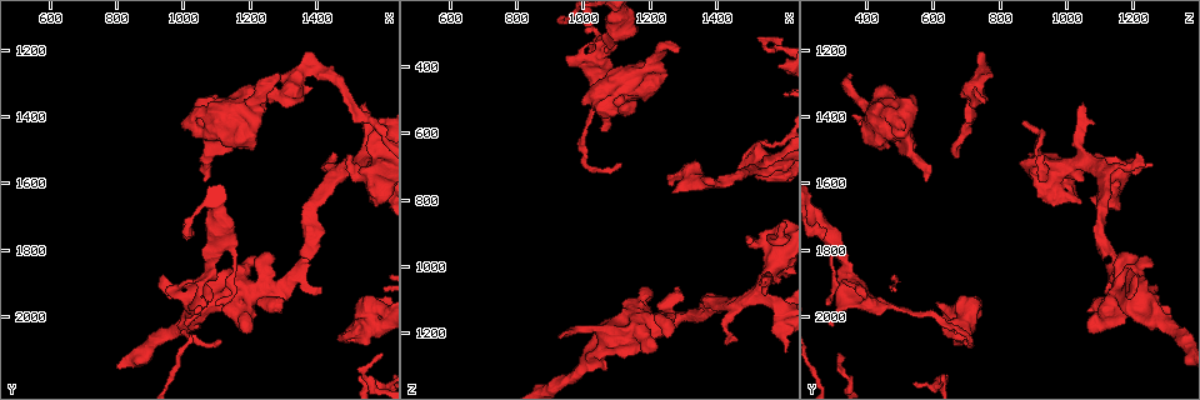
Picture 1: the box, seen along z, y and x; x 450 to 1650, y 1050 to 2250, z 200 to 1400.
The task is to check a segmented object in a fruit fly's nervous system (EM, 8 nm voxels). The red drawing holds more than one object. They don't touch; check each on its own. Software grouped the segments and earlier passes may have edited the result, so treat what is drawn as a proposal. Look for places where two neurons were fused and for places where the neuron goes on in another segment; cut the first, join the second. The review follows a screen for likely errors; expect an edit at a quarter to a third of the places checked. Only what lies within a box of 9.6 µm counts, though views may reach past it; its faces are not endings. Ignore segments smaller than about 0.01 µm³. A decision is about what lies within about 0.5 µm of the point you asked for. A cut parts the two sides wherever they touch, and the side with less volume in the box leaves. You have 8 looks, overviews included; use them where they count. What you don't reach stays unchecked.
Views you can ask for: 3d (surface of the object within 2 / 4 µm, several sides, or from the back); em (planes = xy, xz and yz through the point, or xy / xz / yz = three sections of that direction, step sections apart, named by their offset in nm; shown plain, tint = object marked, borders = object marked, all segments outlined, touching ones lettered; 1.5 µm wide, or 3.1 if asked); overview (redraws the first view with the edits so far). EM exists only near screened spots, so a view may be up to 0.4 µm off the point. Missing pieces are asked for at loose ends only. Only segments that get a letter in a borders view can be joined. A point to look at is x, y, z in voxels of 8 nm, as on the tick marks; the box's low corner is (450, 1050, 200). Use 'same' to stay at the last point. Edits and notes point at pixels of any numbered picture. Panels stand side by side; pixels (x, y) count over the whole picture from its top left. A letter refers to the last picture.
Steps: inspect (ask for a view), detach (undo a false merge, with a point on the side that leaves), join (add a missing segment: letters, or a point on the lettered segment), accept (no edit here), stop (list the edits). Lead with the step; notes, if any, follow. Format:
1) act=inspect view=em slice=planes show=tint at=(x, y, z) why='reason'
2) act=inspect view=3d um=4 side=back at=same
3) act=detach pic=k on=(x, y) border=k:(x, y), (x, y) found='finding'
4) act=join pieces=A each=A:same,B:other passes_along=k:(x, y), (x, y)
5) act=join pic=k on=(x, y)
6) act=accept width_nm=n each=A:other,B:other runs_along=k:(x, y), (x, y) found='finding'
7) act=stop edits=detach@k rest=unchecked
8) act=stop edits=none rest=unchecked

act=inspect view=em slice=planes show=borders at=(1100, 1960, 280) why='branch stops here'

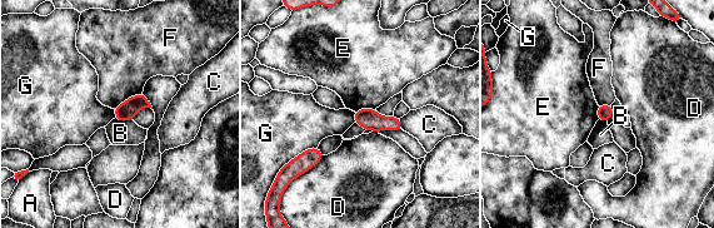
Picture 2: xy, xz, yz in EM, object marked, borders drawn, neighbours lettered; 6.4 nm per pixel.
act=accept width_nm=100 each=A:other,B:other,C:other,D:other,E:other,F:other,G:other border=2:(375, 108), (360, 108), (354, 112) found='none of them fits'

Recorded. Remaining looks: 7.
act=inspect view=em slice=planes show=borders at=(1540, 1370, 1040)

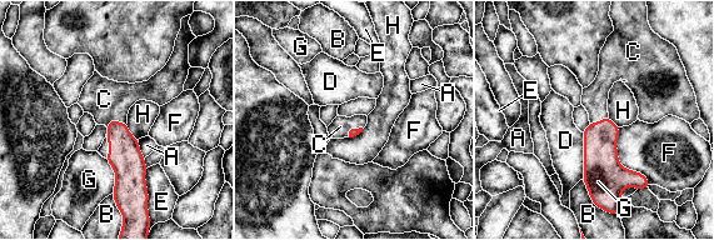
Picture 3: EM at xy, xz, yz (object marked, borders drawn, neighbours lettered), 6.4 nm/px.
act=join pieces=C each=A:other,B:other,C:same,D:other,E:other,F:other,G:other,H:other passes_along=3:(124, 154), (114, 121), (104, 99) found='the neuron continues'

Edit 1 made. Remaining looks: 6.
act=stop edits=join@3 rest=unchecked

